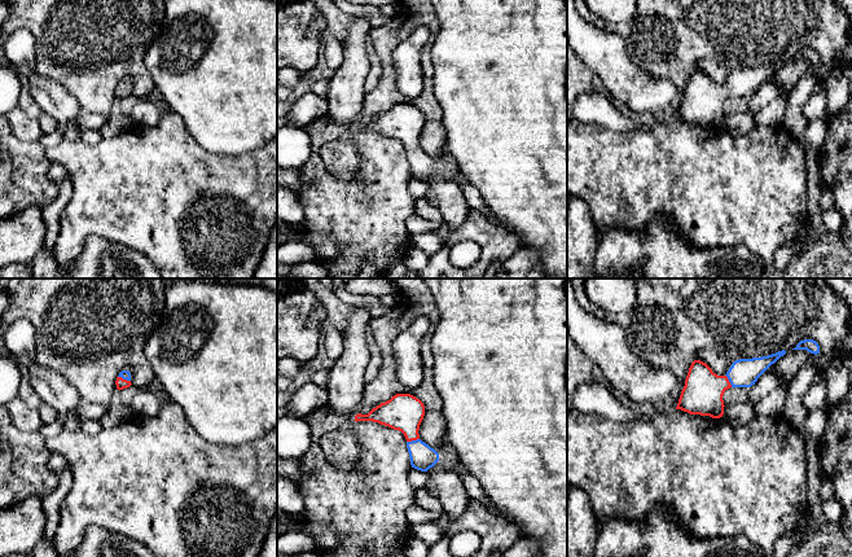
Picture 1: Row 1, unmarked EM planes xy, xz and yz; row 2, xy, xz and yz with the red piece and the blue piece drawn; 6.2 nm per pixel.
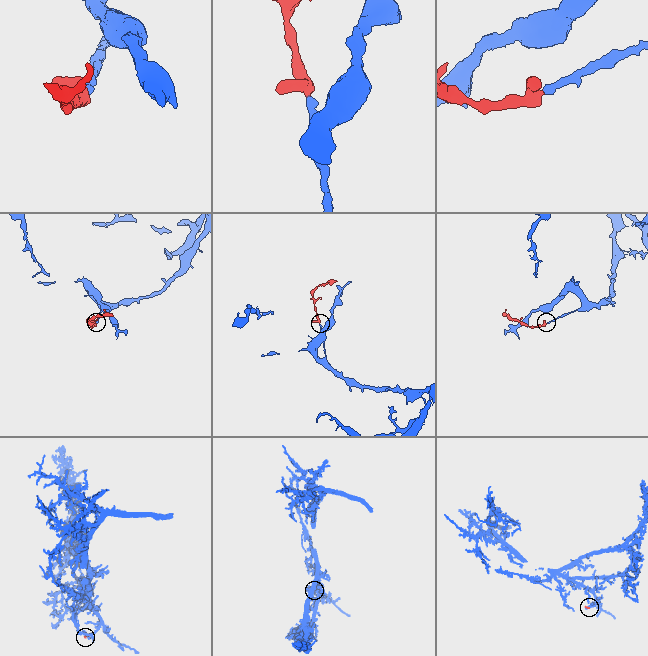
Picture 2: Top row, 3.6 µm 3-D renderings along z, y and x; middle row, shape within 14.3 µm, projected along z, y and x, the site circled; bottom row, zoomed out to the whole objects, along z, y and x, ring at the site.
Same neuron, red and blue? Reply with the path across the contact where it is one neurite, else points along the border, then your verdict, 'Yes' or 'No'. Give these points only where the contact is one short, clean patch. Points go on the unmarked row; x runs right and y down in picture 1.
Path across: xz (404, 122), (412, 149), (422, 167). Yes

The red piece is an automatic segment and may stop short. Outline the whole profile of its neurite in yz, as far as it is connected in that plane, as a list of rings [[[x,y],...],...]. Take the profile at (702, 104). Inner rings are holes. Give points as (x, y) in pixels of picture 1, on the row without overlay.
[[[782,60],[768,66],[735,70],[725,85],[717,85],[706,73],[694,70],[676,119],[712,128],[723,127],[724,102],[730,97],[751,97],[785,63]]]

